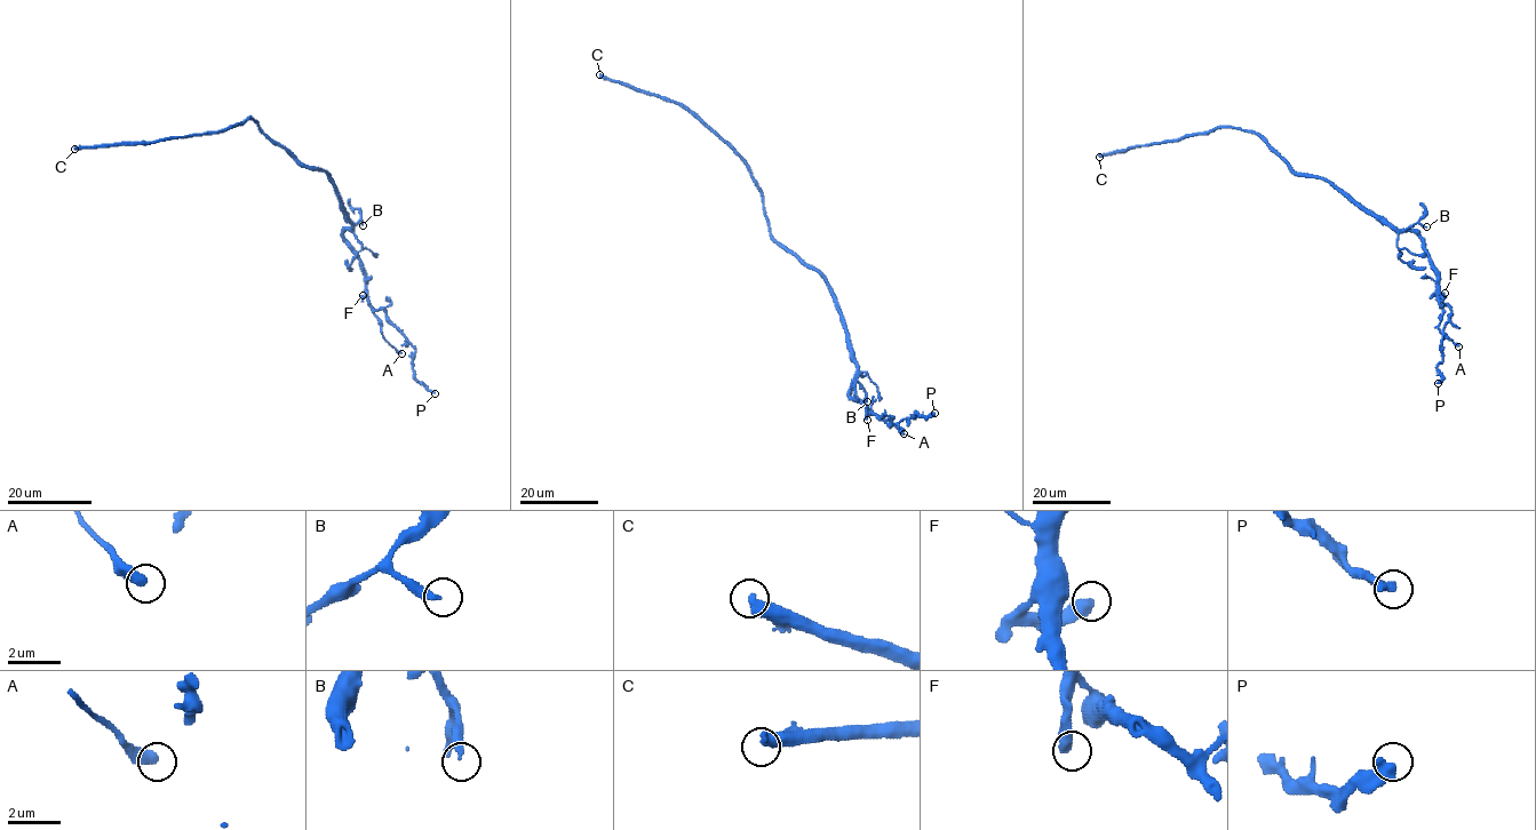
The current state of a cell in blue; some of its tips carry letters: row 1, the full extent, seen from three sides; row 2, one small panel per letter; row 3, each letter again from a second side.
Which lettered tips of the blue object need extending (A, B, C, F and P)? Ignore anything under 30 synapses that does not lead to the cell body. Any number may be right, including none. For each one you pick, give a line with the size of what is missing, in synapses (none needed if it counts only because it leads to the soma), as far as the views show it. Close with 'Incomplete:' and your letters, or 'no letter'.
B: about 45 synapses
Incomplete: B

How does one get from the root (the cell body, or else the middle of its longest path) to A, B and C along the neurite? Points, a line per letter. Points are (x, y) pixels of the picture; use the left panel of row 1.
A: (316, 169), (334, 184), (351, 221), (343, 238), (359, 261), (367, 304), (382, 336), (402, 353)
B: (316, 169), (323, 170), (334, 184), (351, 226), (359, 221), (363, 225)
C: (316, 169), (300, 164), (275, 145), (251, 118), (213, 133), (74, 149)

